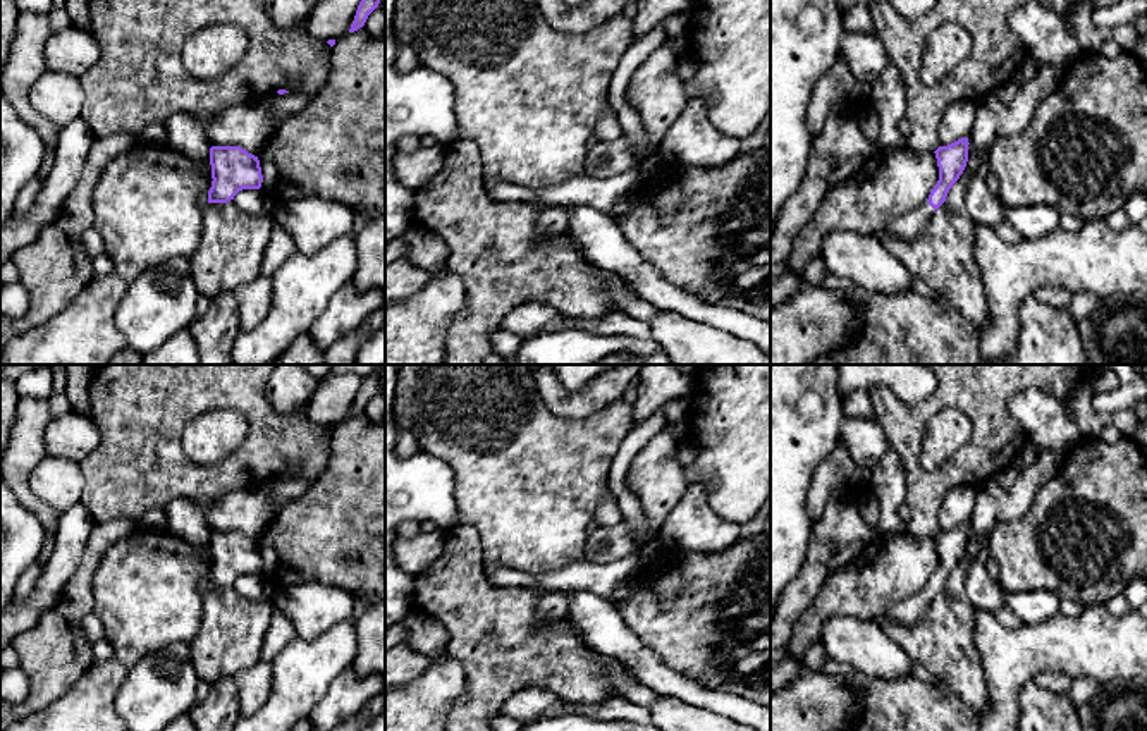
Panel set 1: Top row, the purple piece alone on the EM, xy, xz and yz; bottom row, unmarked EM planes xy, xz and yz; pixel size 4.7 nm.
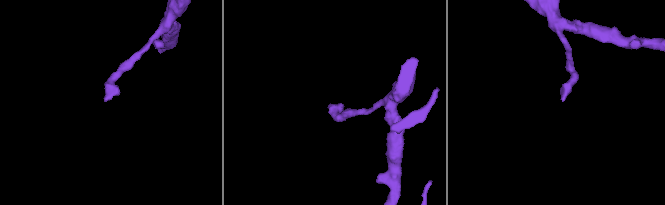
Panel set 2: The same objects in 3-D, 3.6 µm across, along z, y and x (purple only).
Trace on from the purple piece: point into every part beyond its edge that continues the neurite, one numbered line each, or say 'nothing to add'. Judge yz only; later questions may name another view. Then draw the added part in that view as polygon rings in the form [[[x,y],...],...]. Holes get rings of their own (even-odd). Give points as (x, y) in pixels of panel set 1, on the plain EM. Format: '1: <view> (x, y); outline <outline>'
1: yz (905, 613); outline [[[925,587],[913,597],[894,604],[889,609],[887,617],[899,626],[910,626],[925,614],[932,600],[934,600],[934,593]]]

